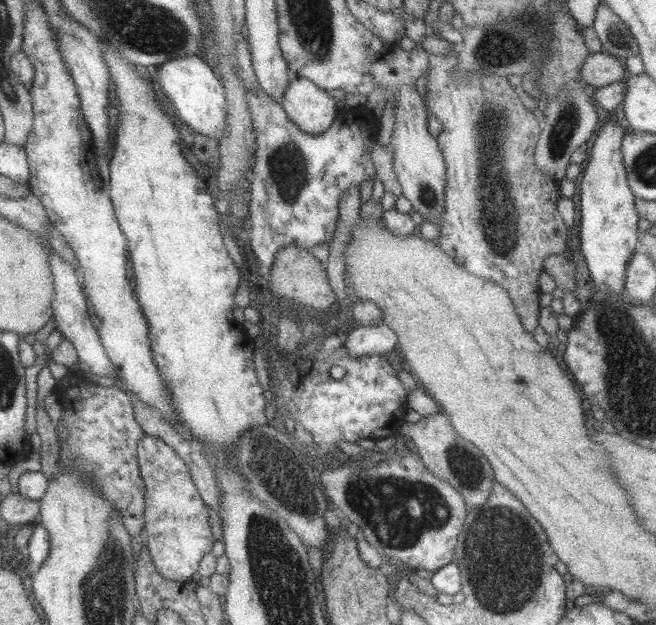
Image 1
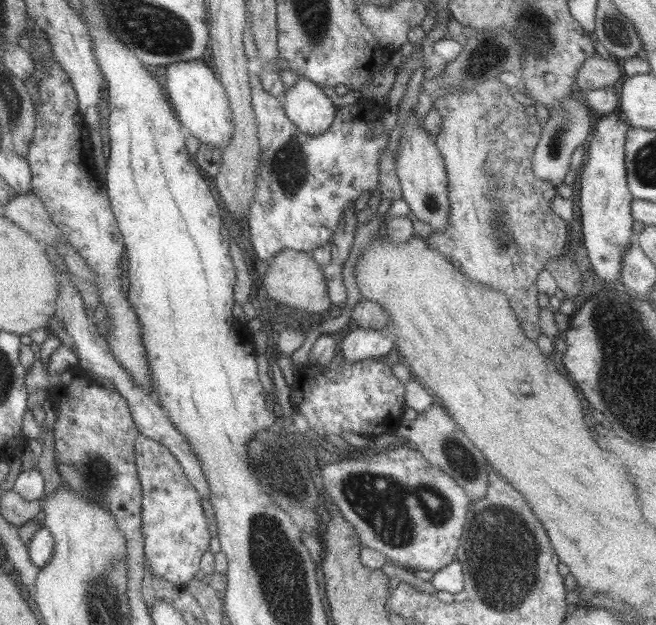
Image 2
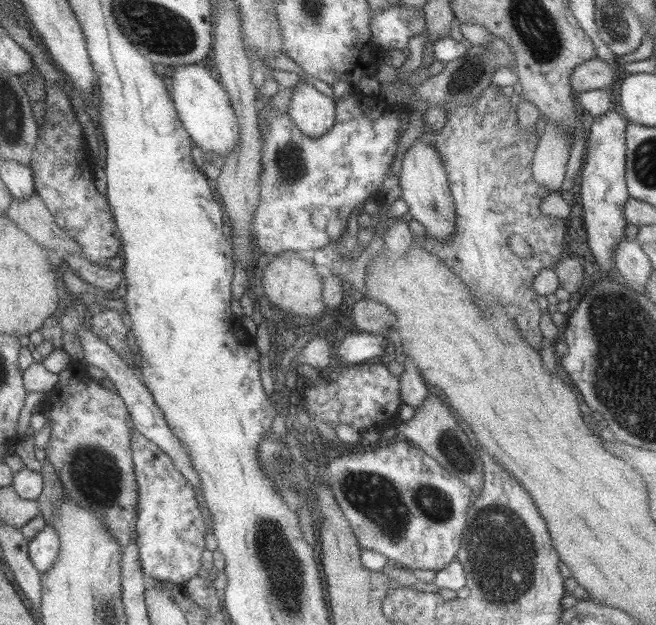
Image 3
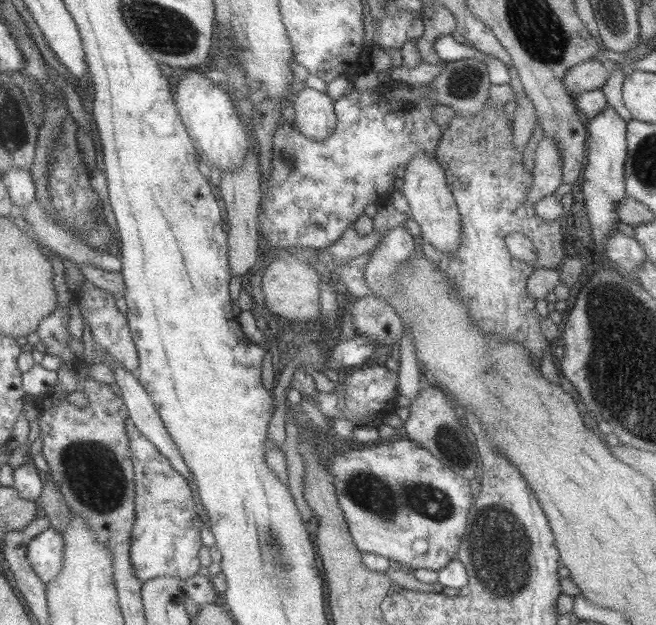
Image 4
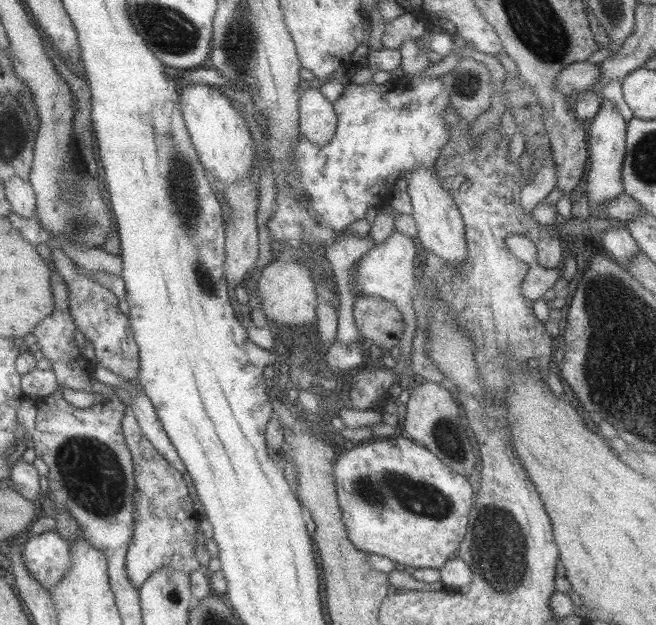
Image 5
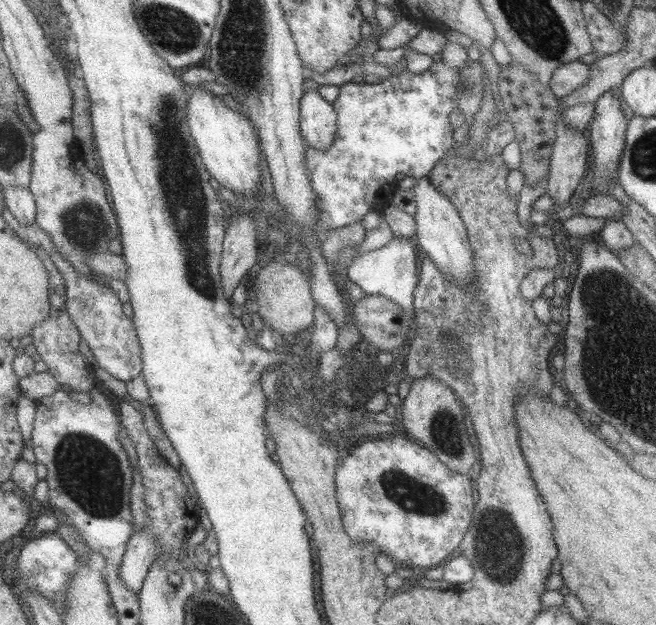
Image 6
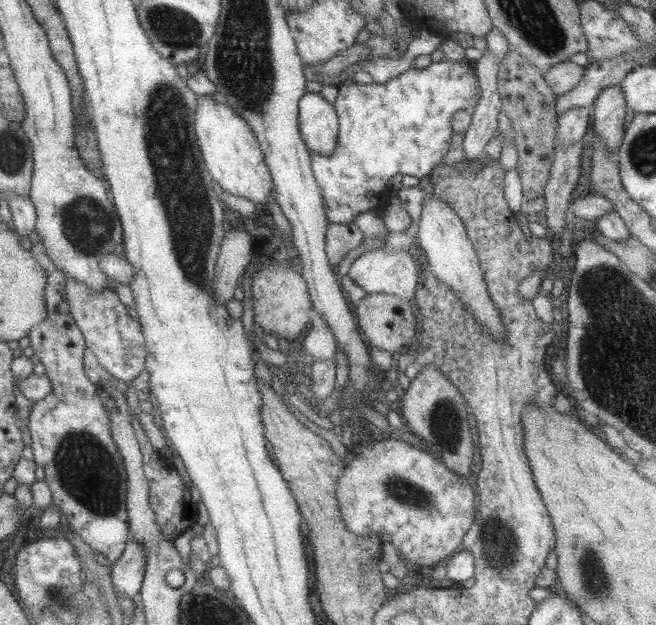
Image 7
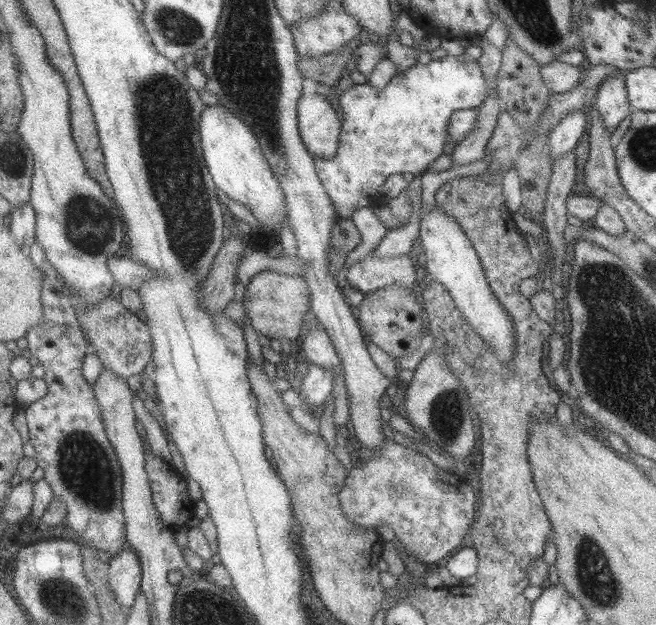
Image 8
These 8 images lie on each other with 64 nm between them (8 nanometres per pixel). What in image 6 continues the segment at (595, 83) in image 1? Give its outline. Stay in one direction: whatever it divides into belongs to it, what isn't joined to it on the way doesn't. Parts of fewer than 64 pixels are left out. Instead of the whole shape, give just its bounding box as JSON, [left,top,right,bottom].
[549,61,589,98]

